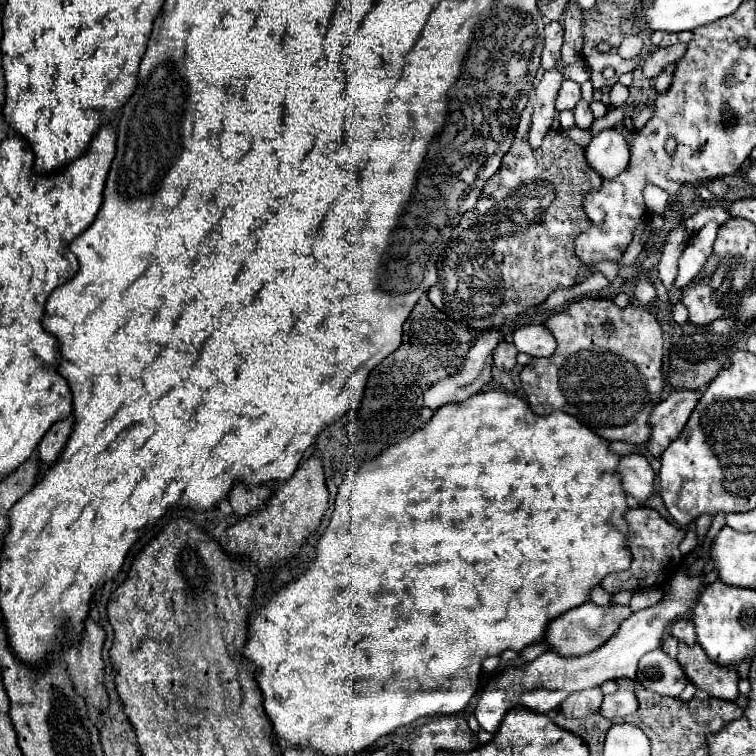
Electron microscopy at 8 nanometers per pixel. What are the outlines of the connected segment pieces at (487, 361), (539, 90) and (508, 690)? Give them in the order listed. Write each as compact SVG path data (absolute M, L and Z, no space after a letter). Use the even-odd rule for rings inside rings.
M487 329L479 333L459 373L435 383L431 389L425 391L425 405L429 409L439 409L447 403L461 403L479 393L491 381L491 359L495 347L501 341L503 333L499 329Z
M561 67L545 71L541 83L535 87L535 105L533 105L533 121L529 129L529 145L539 147L545 133L551 129L555 119L555 95L559 91L559 83L563 81Z
M685 571L677 573L667 587L667 597L659 601L659 605L653 605L643 611L635 611L629 619L625 619L619 631L599 649L579 657L563 657L555 651L547 651L531 662L519 667L509 667L501 675L491 677L479 691L475 719L485 731L495 733L499 729L499 723L503 721L505 711L509 711L511 707L521 705L521 707L531 707L533 711L539 711L539 713L549 713L557 709L575 691L601 685L609 679L621 679L621 677L635 679L639 659L645 653L655 651L659 647L665 627L673 619L687 615L689 607L695 601L695 595L699 593L699 587L701 587L701 577L687 577ZM525 691L531 691L531 693L525 693Z

